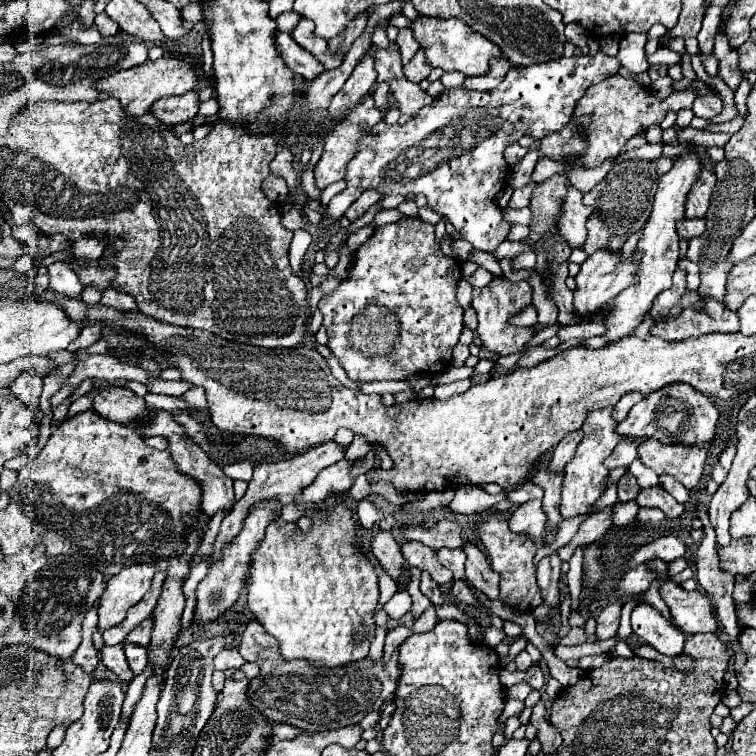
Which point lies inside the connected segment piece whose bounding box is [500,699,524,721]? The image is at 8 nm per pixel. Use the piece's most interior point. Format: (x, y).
(513, 706)

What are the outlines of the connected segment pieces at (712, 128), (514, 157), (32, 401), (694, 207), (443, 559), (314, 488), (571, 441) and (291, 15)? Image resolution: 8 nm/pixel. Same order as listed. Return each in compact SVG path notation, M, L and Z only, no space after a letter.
M736 117L728 122L716 125L712 124L706 130L709 132L726 132L732 135L743 126L744 121L745 117Z
M512 143L512 145L508 145L506 151L504 151L504 159L506 159L508 165L516 165L516 163L522 159L524 153L526 153L526 149L522 149L518 143Z
M24 373L24 377L18 377L10 385L10 395L20 399L32 411L38 411L40 393L42 393L42 377L36 377L36 373Z
M700 169L698 179L686 197L686 211L684 211L686 217L696 217L696 219L704 217L710 205L710 195L714 185L716 185L716 175L710 173L708 169Z
M440 549L438 557L440 557L440 563L444 563L454 573L454 579L464 577L464 563L466 563L464 549Z
M342 459L336 465L330 465L328 469L324 469L320 473L320 477L316 477L316 481L302 491L298 503L300 501L304 501L304 503L310 503L310 501L312 503L320 503L330 493L338 493L338 491L344 493L344 491L348 491L354 485L354 481L356 481L350 475L350 469L354 465L356 465L356 461Z
M582 429L568 433L568 435L556 445L556 449L554 449L554 453L552 453L552 461L550 461L550 469L552 469L552 471L562 471L562 469L564 469L564 465L570 461L572 453L576 451L576 445L580 443L580 437L582 437Z
M288 11L288 13L280 15L280 17L276 19L278 31L286 31L286 33L292 33L292 27L294 27L294 25L296 25L300 19L302 19L302 15L300 15L300 13L296 13L296 11Z

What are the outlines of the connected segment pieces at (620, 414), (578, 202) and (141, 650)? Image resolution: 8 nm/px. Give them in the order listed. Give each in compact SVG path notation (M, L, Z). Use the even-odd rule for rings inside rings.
M628 393L628 395L624 395L624 397L614 405L612 417L616 417L616 421L622 421L622 419L628 415L628 411L630 411L638 401L642 401L642 399L644 399L642 393Z
M570 185L566 201L562 205L562 213L560 213L560 233L572 249L584 245L586 221L592 213L592 209L582 203L582 197L584 195Z
M124 645L124 651L126 651L126 659L128 659L128 665L132 669L134 675L140 675L144 669L146 669L146 647L138 647L138 645Z

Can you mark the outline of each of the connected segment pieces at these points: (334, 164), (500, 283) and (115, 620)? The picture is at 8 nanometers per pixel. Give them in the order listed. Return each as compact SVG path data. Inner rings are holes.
M368 95L360 105L356 105L356 107L348 113L346 121L340 121L340 123L336 125L336 129L328 133L322 159L320 159L318 165L314 167L316 187L318 187L320 191L324 191L330 183L344 179L344 175L346 175L346 165L348 165L350 159L356 155L356 141L358 141L360 137L364 137L364 133L368 133L368 129L372 129L372 125L376 125L378 121L382 121L382 117L384 117L384 111L376 109L372 95Z
M494 277L486 287L474 289L472 291L472 307L476 309L478 315L478 337L482 341L482 347L488 349L490 353L504 357L512 353L520 353L532 339L532 329L530 327L512 327L508 323L508 317L514 313L520 313L524 307L532 303L532 287L526 281L512 283L504 277Z
M152 563L132 565L128 569L122 569L108 581L100 597L100 609L98 609L100 631L110 629L112 625L120 625L120 621L124 621L128 609L136 605L150 589L154 571L156 569Z

